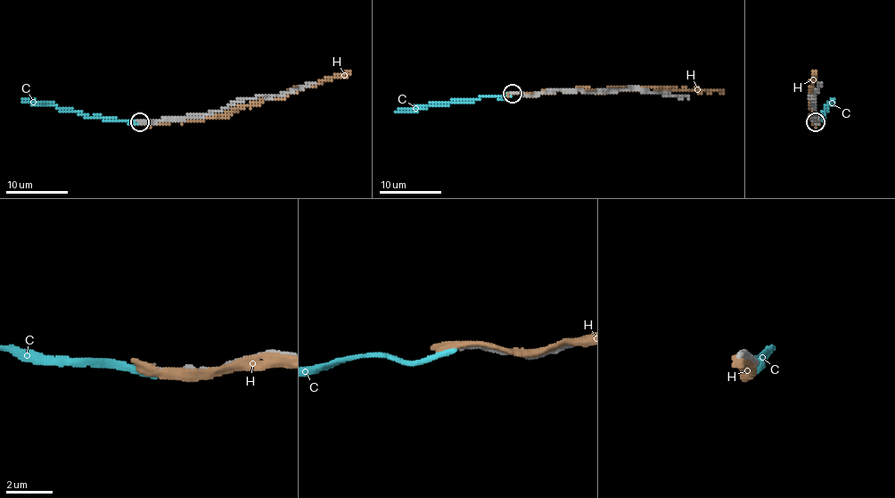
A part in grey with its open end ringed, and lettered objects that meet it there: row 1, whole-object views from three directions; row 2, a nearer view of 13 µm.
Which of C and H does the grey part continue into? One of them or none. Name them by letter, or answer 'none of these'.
none of these

